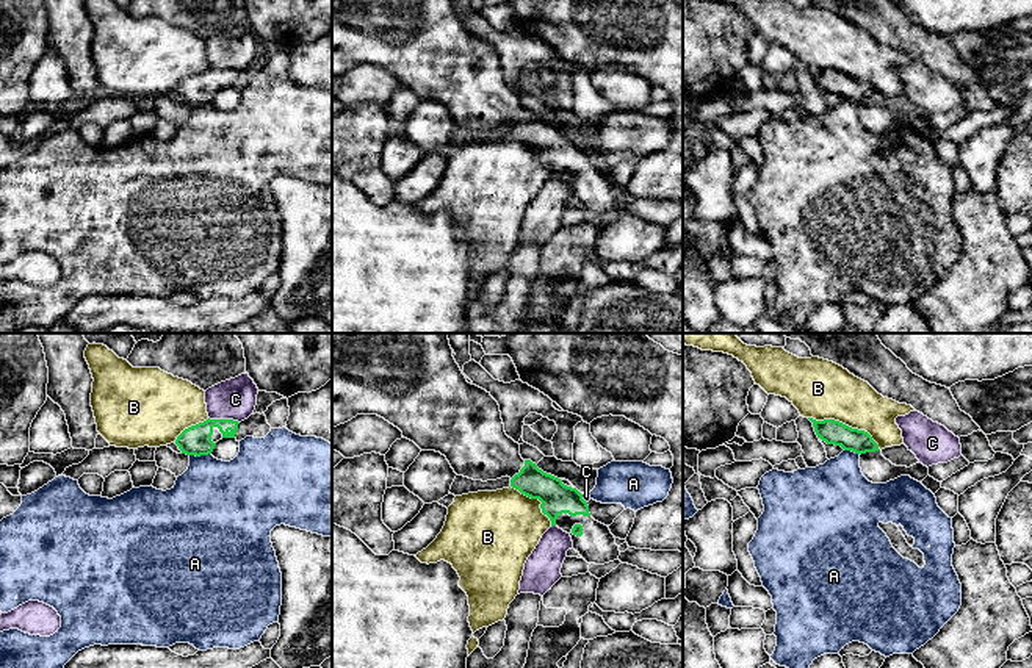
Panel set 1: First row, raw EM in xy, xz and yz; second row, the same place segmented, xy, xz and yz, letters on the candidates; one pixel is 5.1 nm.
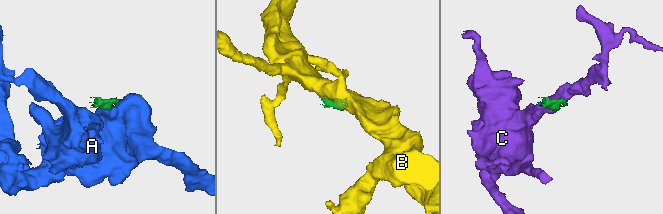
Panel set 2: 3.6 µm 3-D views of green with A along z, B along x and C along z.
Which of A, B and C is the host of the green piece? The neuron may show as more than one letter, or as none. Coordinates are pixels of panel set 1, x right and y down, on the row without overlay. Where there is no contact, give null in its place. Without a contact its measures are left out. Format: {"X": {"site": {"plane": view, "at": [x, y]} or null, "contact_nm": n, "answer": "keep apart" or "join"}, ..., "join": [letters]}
{"A": {"site": {"plane": "xy", "at": [199, 105]}, "contact_nm": 110, "answer": "keep apart"}, "B": {"site": {"plane": "yz", "at": [844, 74]}, "contact_nm": 420, "answer": "keep apart"}, "C": {"site": {"plane": "xy", "at": [224, 69]}, "contact_nm": 160, "answer": "keep apart"}, "join": []}

